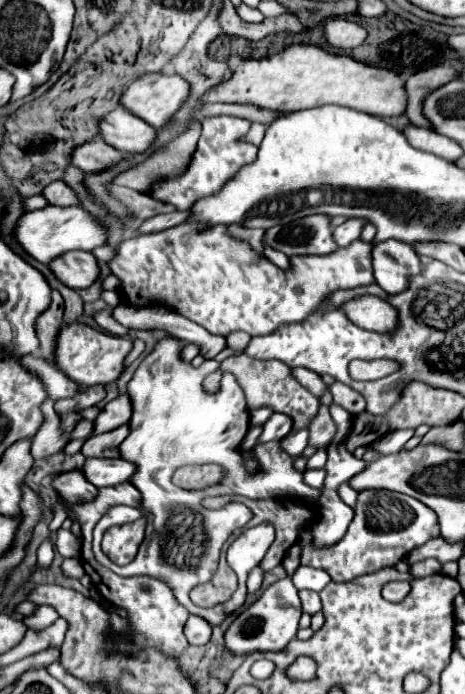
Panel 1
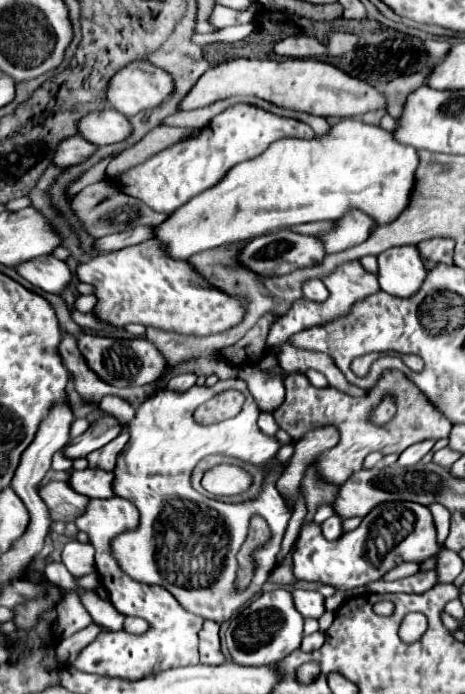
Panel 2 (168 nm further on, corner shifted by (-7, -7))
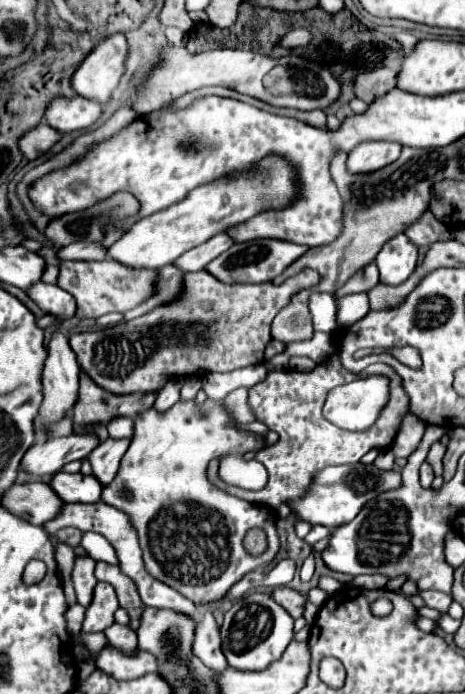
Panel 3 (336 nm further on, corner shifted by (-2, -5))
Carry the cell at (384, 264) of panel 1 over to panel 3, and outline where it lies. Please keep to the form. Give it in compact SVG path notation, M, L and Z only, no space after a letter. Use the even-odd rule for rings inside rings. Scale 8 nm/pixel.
M401 233L383 245L375 257L375 265L379 267L381 283L399 285L417 267L417 247Z

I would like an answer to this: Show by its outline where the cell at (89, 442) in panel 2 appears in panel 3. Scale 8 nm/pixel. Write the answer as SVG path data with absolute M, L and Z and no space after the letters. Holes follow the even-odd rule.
M69 435L37 443L25 453L23 469L37 477L55 475L67 463L85 459L97 447L95 435Z

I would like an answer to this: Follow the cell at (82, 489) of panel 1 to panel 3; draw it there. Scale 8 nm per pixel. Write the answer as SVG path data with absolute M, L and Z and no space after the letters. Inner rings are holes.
M35 481L25 485L15 483L13 489L5 493L5 501L1 501L1 505L5 505L9 513L17 513L21 519L33 525L43 525L59 513L63 501L47 483Z

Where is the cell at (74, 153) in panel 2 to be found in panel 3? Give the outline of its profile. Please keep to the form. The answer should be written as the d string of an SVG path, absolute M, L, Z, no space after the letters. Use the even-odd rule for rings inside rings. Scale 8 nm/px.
M47 123L37 125L37 129L29 129L29 133L25 133L25 137L21 137L19 147L25 159L37 159L39 155L43 155L55 141L59 141L59 131L55 131L53 127L49 127Z

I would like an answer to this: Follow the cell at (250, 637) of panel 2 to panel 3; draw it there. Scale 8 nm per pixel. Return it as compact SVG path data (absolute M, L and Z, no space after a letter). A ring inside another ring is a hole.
M253 593L237 601L227 613L221 625L223 653L231 667L239 671L261 671L277 661L293 639L293 617L277 605L271 595Z

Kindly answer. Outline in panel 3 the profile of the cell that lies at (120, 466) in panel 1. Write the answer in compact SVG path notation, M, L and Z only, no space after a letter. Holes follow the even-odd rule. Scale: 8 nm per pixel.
M59 471L49 483L65 503L95 503L101 497L101 483L93 475Z

